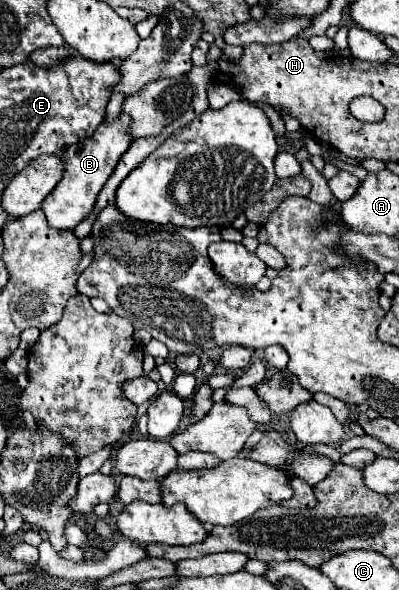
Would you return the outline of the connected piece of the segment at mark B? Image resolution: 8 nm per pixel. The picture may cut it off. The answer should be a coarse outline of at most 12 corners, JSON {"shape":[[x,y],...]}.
{"shape":[[129,117],[65,149],[65,177],[43,201],[71,231],[131,143]]}

